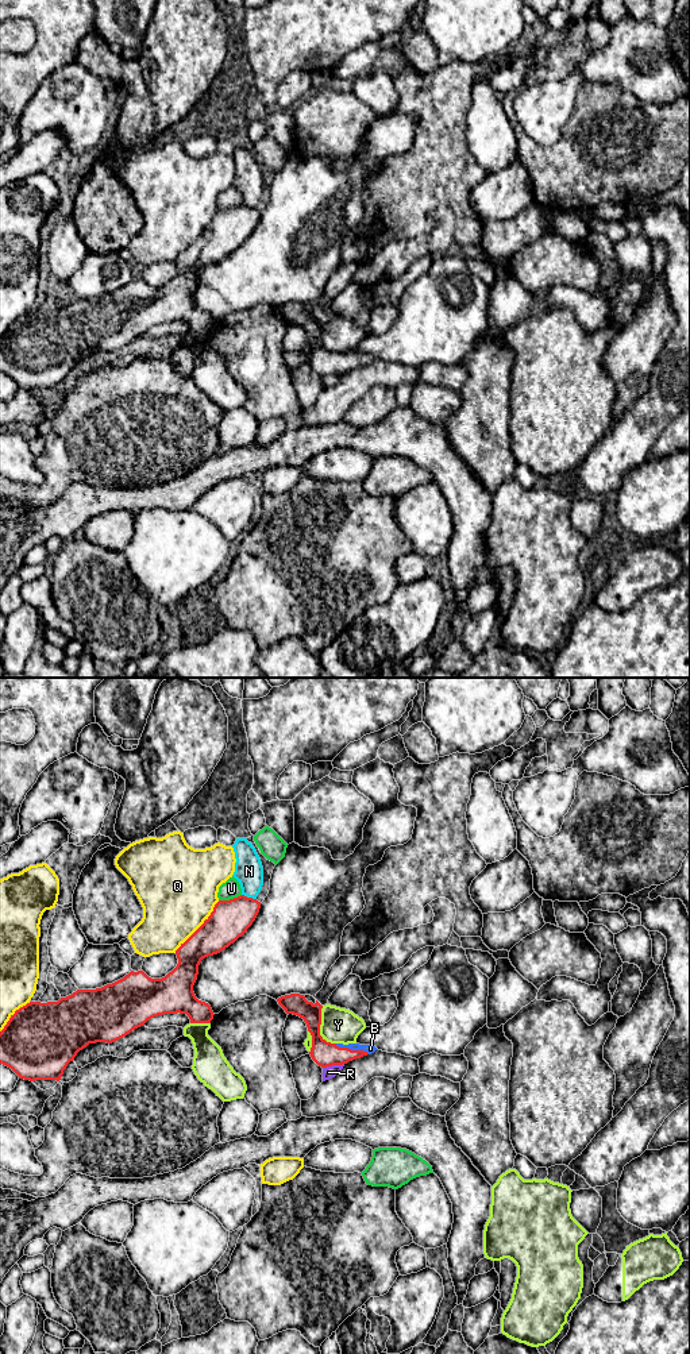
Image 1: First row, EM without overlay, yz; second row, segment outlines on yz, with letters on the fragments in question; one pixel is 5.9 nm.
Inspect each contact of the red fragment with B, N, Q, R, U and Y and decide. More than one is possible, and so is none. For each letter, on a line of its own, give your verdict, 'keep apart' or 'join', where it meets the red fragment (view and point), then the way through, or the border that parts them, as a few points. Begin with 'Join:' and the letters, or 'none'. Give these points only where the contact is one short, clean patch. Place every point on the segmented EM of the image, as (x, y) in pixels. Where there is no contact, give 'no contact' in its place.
Join: B
B: join | yz (353, 1050) | across yz (323, 1053), (353, 1050), (370, 1049)
N: keep apart | yz (249, 898)
Q: keep apart | yz (200, 926)
R: keep apart | yz (332, 1064) | along yz (343, 1063), (323, 1068)
U: keep apart | yz (230, 899)
Y: keep apart | yz (319, 1027)

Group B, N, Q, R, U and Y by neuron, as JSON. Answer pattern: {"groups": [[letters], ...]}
{"groups": [["B"], ["N"], ["Q"], ["R"], ["U"], ["Y"]]}

